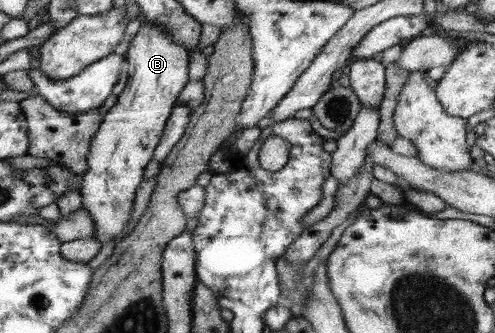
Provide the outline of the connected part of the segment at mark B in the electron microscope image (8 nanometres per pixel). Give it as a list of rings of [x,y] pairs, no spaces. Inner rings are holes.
[[[156,22],[142,23],[125,56],[128,83],[93,135],[86,155],[88,169],[81,175],[81,202],[94,222],[94,239],[102,245],[124,238],[122,232],[132,218],[136,190],[144,180],[146,165],[154,156],[180,92],[189,82],[188,50],[176,44]]]

